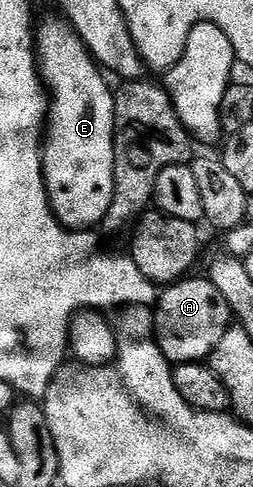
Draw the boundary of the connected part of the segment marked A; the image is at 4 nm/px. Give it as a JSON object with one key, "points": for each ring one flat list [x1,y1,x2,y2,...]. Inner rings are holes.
{"points":[[186,277,168,284,158,294,153,307,154,336,163,357,173,365,208,360,215,345,223,341,223,333,227,333,234,322,232,309,227,301,223,301,223,293,215,289,211,280,208,277,193,278]]}

